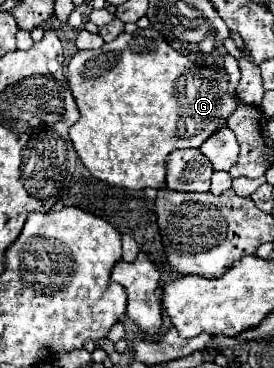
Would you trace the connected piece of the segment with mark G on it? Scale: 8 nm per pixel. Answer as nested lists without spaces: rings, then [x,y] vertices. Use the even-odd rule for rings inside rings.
[[[151,27],[123,33],[95,51],[77,51],[67,65],[67,79],[81,113],[79,121],[69,129],[69,137],[77,155],[93,177],[123,189],[163,187],[165,157],[175,149],[201,147],[203,141],[207,141],[207,137],[215,133],[215,129],[227,125],[227,117],[235,111],[235,95],[229,93],[227,71],[191,61],[187,55],[171,49],[165,37]]]

